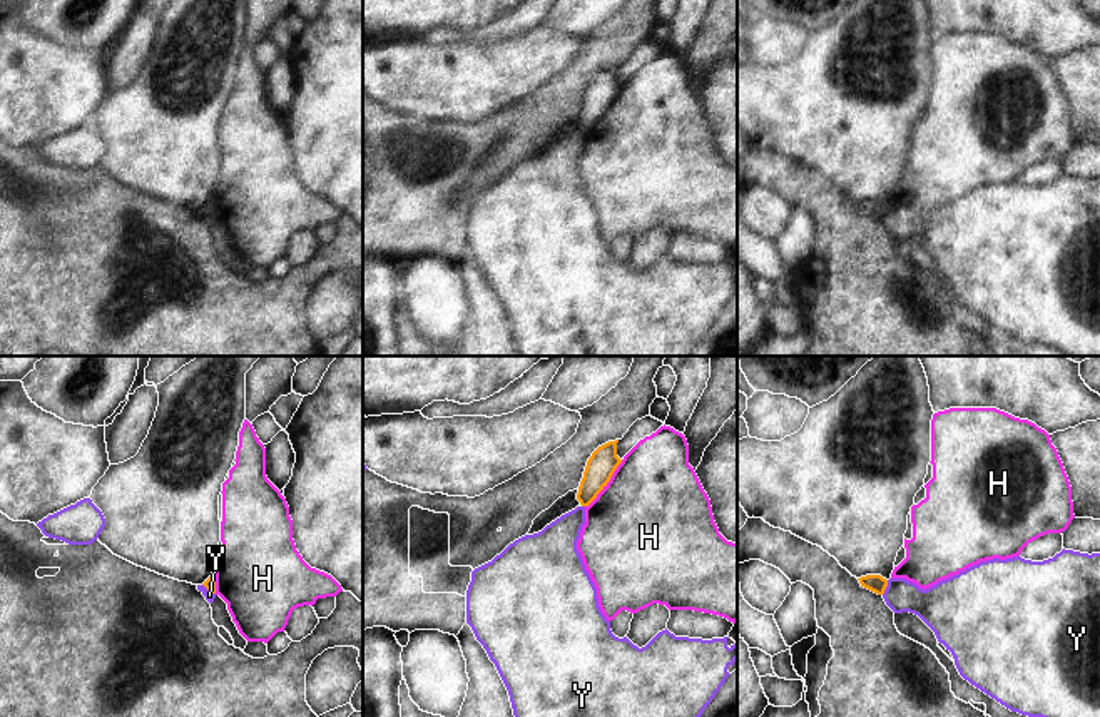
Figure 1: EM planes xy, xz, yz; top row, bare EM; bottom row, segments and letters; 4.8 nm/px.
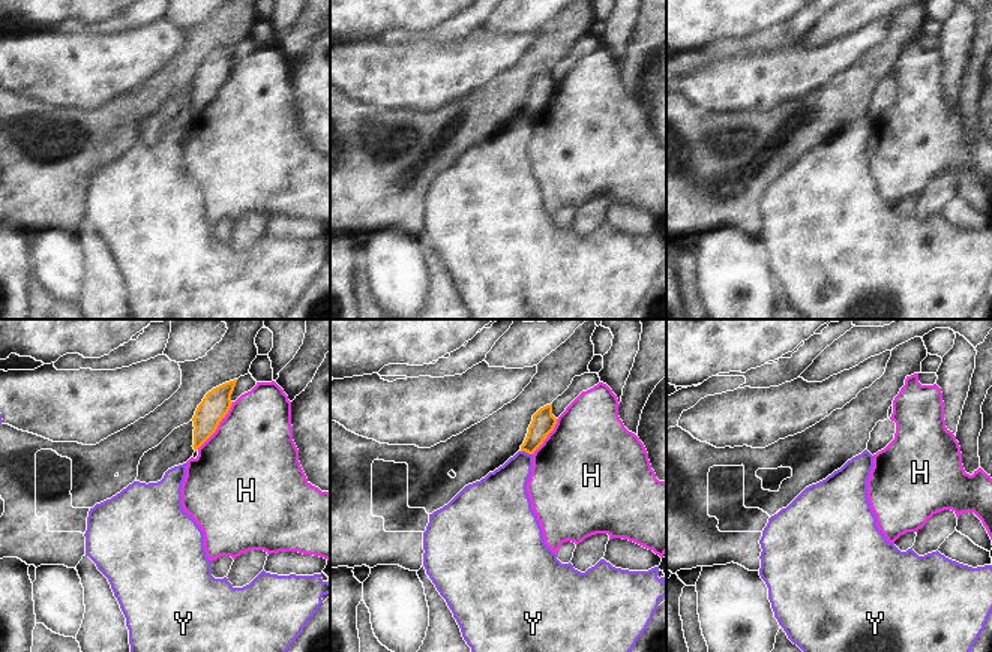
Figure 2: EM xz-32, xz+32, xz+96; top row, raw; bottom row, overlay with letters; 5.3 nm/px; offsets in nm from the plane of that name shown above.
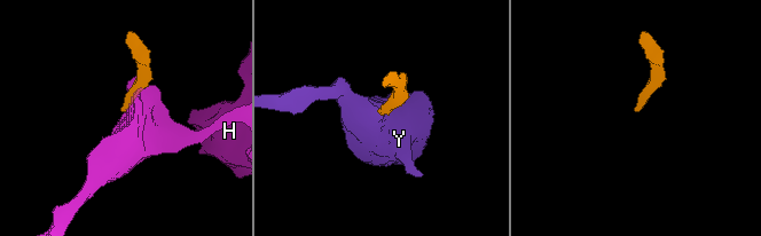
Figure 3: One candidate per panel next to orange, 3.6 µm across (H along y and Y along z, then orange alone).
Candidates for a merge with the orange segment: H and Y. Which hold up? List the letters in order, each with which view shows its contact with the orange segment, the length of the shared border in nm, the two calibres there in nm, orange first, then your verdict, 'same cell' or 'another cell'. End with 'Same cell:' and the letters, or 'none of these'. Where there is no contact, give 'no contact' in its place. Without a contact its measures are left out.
H: meets orange in xz; contact 300 nm long; 140 nm thick on the orange side, 500 nm on the other; another cell
Y: meets orange in yz; contact 80 nm long; 90 nm thick on the orange side, 180 nm on the other; another cell
Same cell: none of these

